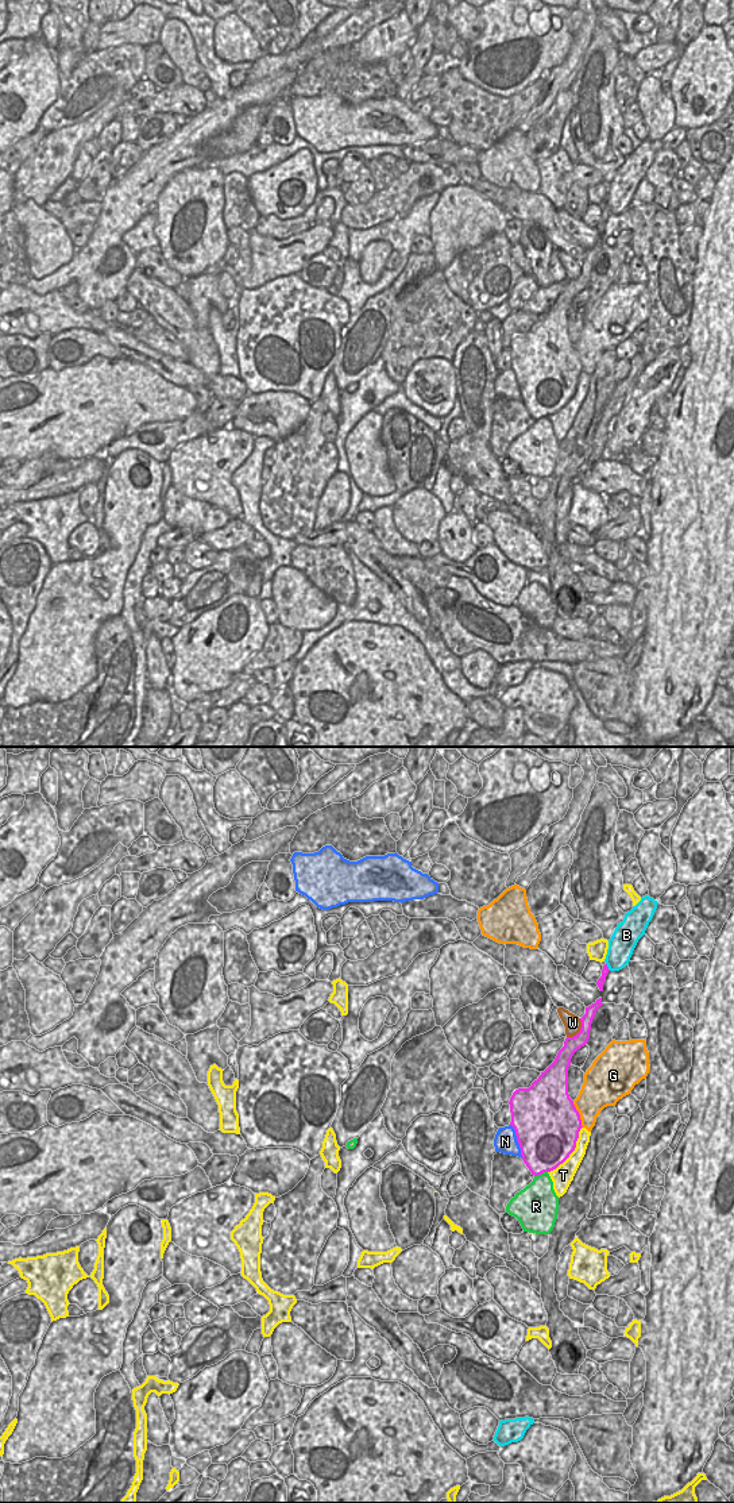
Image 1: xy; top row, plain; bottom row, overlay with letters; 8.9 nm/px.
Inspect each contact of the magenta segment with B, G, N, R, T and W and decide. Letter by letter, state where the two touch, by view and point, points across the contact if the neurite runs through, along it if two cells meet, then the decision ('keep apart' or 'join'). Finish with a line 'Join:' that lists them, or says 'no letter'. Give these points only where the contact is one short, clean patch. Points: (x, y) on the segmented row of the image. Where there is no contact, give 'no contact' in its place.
B: xy (607, 967) | keep apart
G: xy (579, 1114) | keep apart
N: xy (517, 1140) | keep apart
R: xy (540, 1174) | keep apart
T: xy (572, 1151) | keep apart
W: xy (580, 1031) | along xy (580, 1018), (580, 1029), (567, 1037) | keep apart
Join: no letter

